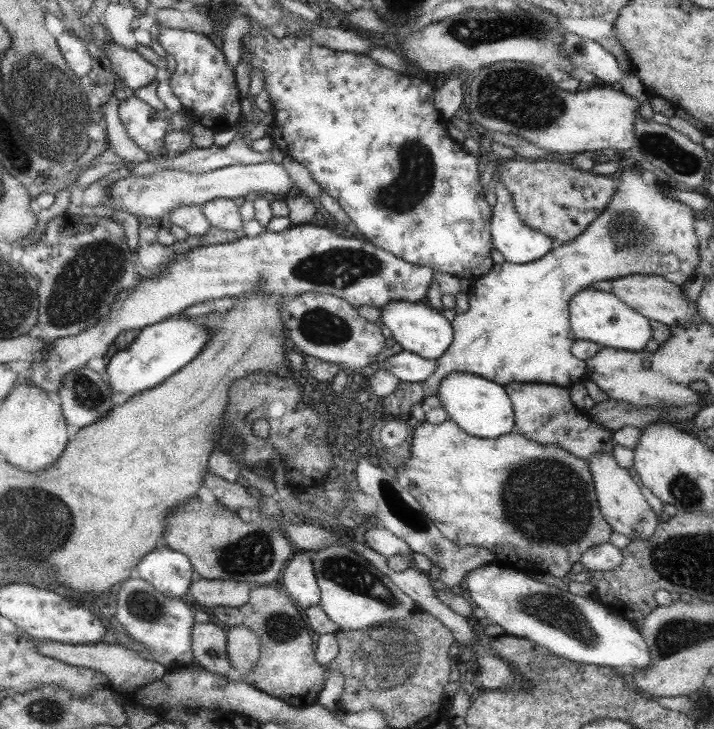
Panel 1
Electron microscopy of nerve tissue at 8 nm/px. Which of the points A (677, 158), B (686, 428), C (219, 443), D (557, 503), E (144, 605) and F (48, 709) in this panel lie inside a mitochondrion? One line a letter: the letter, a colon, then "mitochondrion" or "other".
A: mitochondrion
B: other
C: other
D: mitochondrion
E: mitochondrion
F: mitochondrion

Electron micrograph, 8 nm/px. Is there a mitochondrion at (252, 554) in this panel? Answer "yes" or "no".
yes

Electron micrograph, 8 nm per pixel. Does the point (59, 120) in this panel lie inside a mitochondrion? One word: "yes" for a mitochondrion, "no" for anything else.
yes

